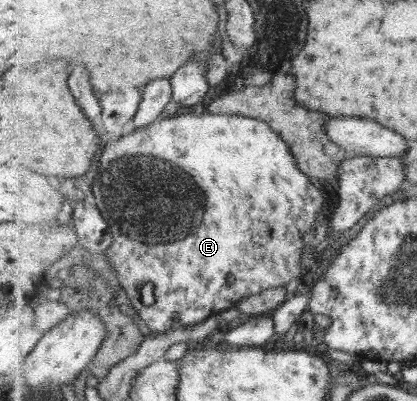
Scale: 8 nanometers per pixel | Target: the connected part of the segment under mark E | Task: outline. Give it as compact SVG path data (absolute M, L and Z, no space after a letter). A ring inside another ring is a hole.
M180 111L171 118L158 119L150 123L148 127L134 129L126 136L118 138L116 142L108 142L100 157L99 171L91 185L94 201L106 221L109 231L114 236L114 243L106 249L105 258L116 268L118 279L128 295L132 306L141 319L154 333L164 333L172 330L172 326L180 323L196 324L210 316L219 315L229 308L239 306L240 299L253 293L272 287L282 287L298 278L302 273L302 255L304 255L304 235L314 227L316 221L321 220L326 212L327 191L319 186L319 183L308 176L299 166L292 150L290 142L282 138L272 126L254 117L246 117L235 114L210 114L208 112L184 112ZM228 275L233 275L233 282L228 283ZM151 283L155 301L153 305L144 305L142 301L142 287Z

